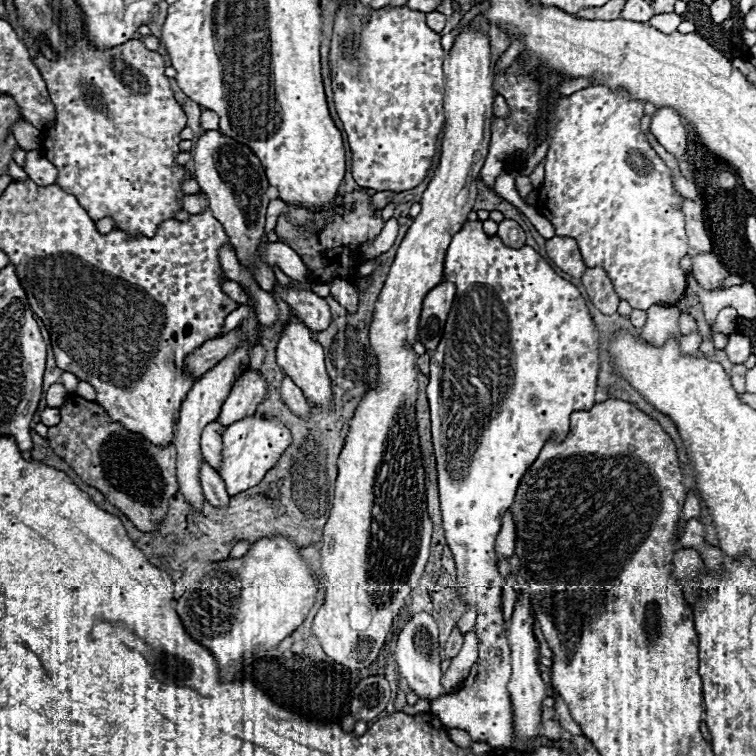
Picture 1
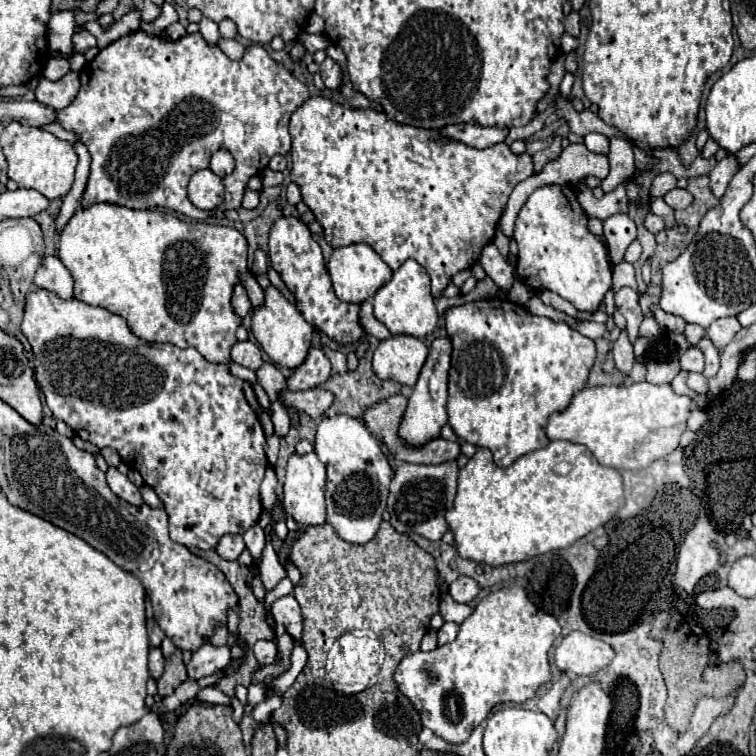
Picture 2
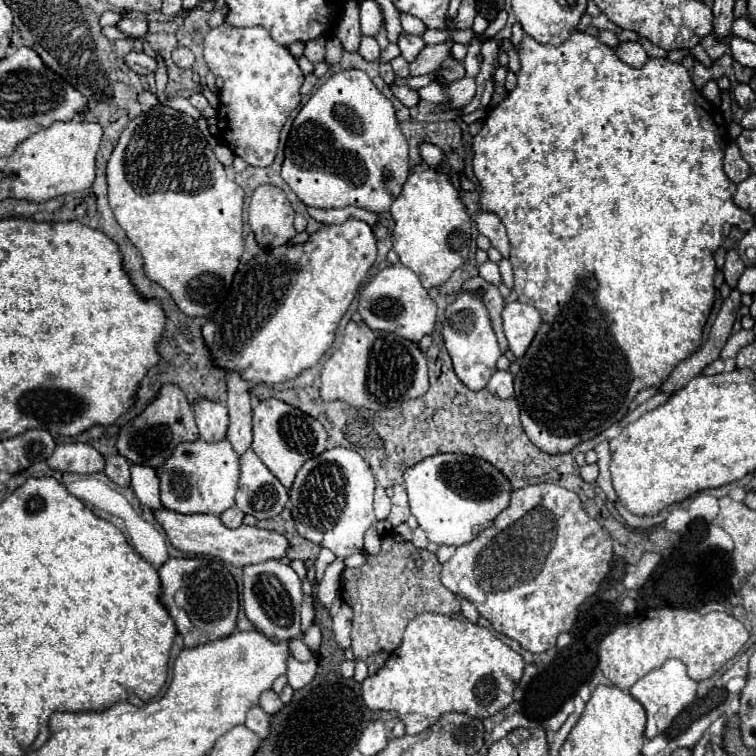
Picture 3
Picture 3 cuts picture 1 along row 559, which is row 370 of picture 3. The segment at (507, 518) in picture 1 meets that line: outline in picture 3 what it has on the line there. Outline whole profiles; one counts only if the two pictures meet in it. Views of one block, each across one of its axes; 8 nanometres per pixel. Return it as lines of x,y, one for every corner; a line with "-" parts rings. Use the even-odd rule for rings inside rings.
498,370
498,372
490,378
486,390
488,390
490,394
498,396
498,398
510,398
510,396
514,394
514,388
512,388
512,374
510,374
508,370

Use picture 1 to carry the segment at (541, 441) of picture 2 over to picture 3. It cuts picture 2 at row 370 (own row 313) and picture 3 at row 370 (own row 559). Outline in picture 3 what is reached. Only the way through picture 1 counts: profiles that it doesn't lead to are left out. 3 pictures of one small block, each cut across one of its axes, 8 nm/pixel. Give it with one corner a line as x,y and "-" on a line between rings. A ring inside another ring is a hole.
460,294
448,308
446,308
446,320
442,326
444,346
452,358
456,376
468,386
470,390
482,390
488,384
488,378
496,372
496,360
502,356
498,348
498,340
494,336
494,330
488,320
486,306
480,302
478,294

